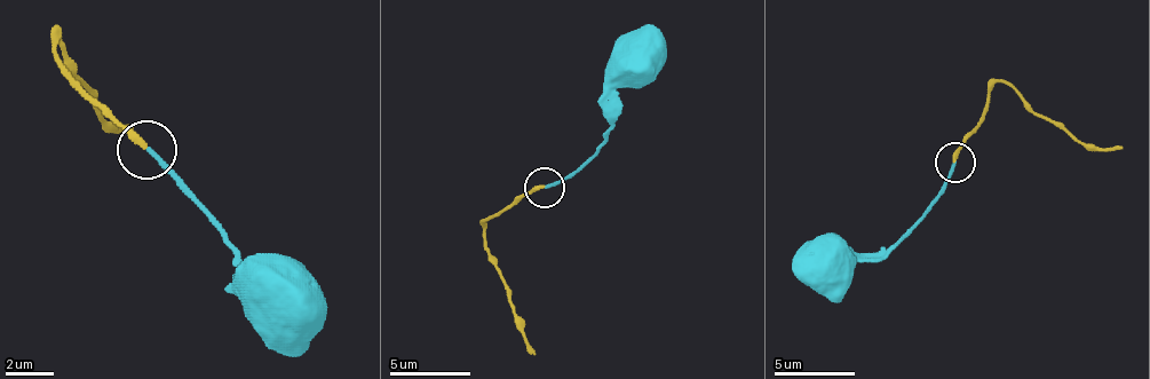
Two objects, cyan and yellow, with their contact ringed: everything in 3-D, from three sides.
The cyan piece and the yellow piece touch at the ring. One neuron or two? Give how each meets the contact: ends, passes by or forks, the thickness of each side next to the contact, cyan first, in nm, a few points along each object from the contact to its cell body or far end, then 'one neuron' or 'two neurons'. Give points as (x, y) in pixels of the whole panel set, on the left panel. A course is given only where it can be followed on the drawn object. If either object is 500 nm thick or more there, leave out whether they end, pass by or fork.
cyan ends; yellow ends; calibres 190 and 280 nm; course cyan (145, 148), (222, 231), (252, 291), (276, 297); course yellow (145, 148), (62, 65), (56, 29), (62, 58), (104, 118), (116, 131), (134, 124); one neuron

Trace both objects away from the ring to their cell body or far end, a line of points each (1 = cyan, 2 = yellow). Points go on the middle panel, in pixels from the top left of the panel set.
1: (544, 189), (572, 176), (596, 152), (616, 112), (616, 88), (632, 60)
2: (544, 189), (488, 216), (483, 229), (488, 257), (515, 314), (523, 341), (536, 354)

